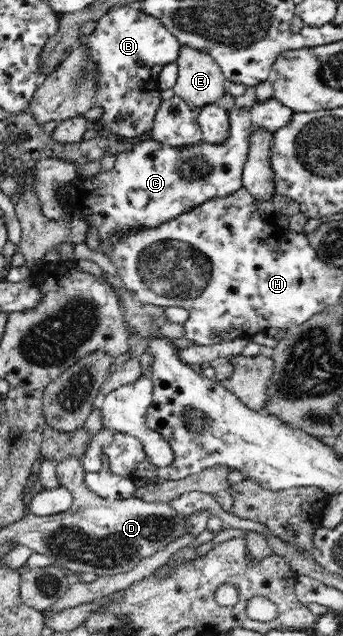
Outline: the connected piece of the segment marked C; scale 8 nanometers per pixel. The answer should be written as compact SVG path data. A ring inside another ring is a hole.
M268 98L264 102L256 101L248 110L234 107L228 111L229 135L221 143L208 143L208 141L198 141L195 145L188 146L168 146L154 139L140 140L131 149L116 155L115 165L111 170L99 172L96 175L86 178L72 179L65 185L56 189L58 200L65 202L66 214L84 218L88 227L96 228L100 242L103 244L102 254L106 254L106 246L112 242L114 234L126 234L126 232L137 229L156 229L166 222L175 220L182 212L188 212L212 198L218 196L228 196L234 194L236 190L243 187L242 174L244 164L248 160L250 152L250 139L248 136L254 132L256 126L261 126L265 130L274 132L290 122L293 110L284 106L283 102L276 98Z

